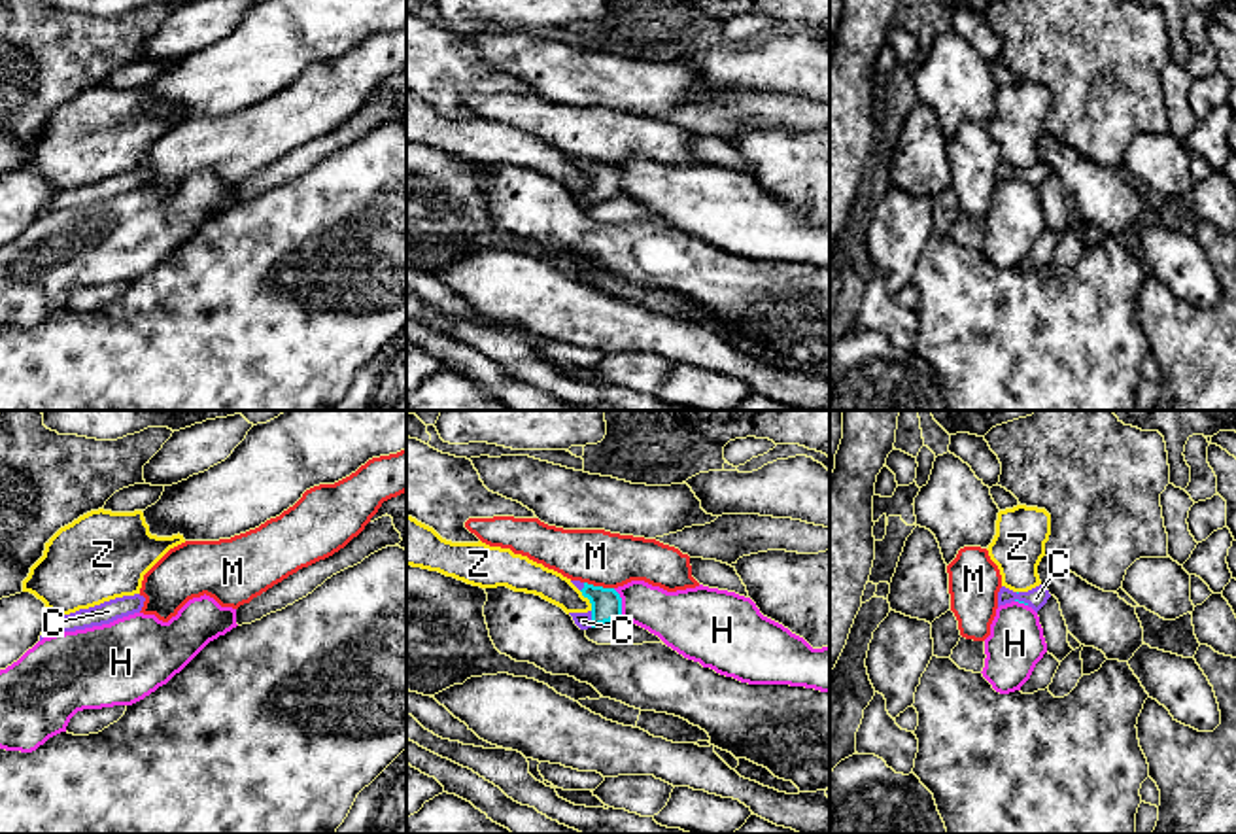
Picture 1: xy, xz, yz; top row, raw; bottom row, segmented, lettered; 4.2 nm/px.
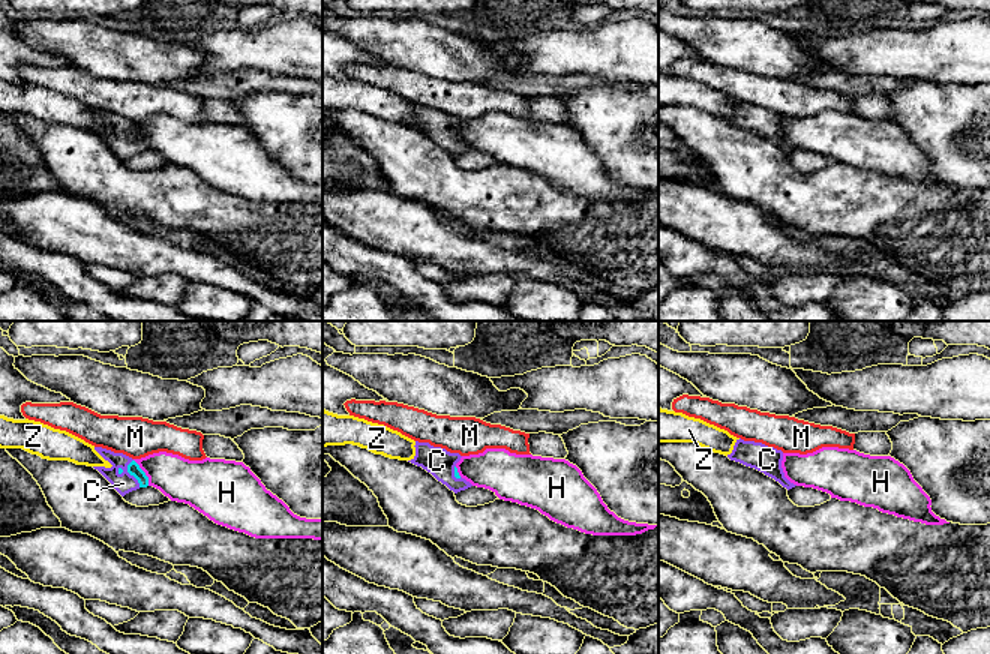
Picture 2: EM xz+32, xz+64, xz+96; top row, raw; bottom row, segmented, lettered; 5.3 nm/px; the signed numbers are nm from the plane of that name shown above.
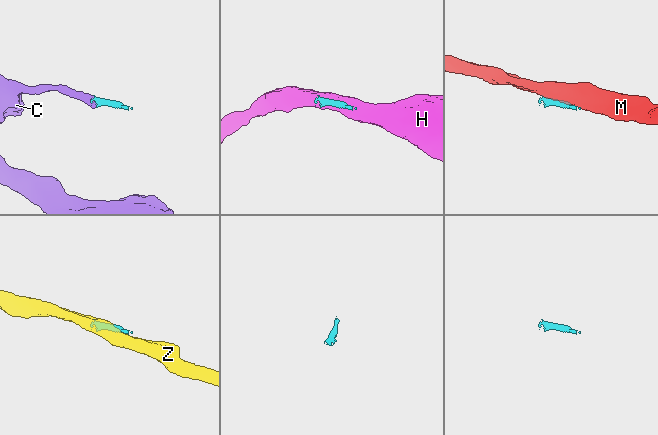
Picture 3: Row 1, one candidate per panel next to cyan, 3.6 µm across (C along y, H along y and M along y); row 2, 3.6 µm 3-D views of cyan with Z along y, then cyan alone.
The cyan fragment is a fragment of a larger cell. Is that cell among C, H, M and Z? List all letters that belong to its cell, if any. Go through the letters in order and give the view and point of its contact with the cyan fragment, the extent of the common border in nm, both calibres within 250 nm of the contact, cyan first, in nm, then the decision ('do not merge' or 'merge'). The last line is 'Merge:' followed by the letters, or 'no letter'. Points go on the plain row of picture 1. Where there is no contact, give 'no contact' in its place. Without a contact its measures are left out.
C: xz (592, 195) | 70 nm | 130/70 nm | merge
H: xz (620, 180) | 130 nm | 130/220 nm | do not merge
M: xz (600, 163) | 130 nm | 130/240 nm | do not merge
Z: xz (588, 174) | 110 nm | 130/130 nm | do not merge
Merge: C

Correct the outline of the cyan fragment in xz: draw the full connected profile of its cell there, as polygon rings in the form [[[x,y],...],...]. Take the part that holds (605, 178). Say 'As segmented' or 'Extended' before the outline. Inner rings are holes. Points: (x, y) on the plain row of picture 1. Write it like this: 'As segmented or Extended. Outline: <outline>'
Extended. Outline: [[[571,157],[584,174],[590,176],[588,189],[569,189],[580,206],[622,195],[622,174],[614,165],[593,163],[580,157]]]

